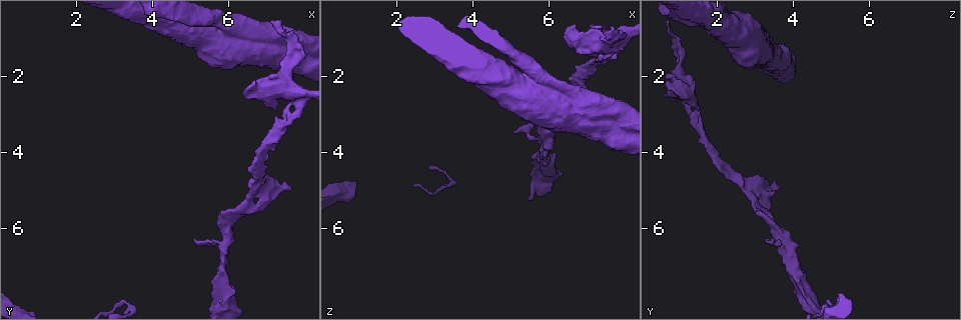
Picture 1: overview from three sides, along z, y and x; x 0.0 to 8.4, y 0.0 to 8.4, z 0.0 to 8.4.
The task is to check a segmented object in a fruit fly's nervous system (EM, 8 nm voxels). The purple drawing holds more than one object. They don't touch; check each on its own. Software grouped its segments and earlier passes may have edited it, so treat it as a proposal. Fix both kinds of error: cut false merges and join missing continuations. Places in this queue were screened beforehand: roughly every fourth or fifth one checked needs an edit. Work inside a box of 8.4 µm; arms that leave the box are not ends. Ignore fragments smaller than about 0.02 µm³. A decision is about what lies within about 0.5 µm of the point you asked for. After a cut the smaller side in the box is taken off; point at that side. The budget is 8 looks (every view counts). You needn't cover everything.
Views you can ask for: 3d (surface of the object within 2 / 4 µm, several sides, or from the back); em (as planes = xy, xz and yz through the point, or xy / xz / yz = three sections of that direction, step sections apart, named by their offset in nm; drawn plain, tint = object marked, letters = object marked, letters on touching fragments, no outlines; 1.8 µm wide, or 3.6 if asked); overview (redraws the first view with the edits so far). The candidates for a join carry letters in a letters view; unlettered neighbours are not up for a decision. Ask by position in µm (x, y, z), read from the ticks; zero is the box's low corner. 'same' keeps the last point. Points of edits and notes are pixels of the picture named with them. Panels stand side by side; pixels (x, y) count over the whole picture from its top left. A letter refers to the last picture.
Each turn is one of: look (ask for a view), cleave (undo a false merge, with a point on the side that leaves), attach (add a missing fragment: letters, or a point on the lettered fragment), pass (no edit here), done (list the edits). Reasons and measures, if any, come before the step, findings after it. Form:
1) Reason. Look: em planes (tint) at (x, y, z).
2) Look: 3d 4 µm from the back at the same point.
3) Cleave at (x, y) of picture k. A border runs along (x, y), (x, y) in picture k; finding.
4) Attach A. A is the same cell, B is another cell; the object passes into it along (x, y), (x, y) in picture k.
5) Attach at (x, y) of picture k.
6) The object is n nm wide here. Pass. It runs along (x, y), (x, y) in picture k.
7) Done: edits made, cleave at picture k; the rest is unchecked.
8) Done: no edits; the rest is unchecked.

Stops while still wide. Look: 3d 2 µm at (7.25, 2.90, 1.55).

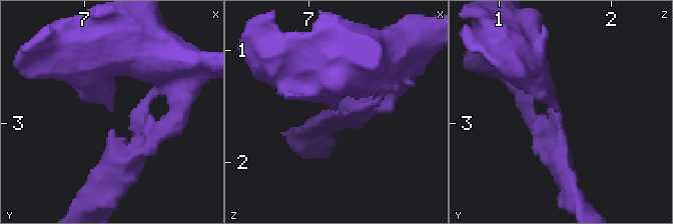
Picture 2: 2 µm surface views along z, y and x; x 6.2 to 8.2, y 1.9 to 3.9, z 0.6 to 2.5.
Look: em xy step 8 (plain) at (7.24, 2.90, 1.52).

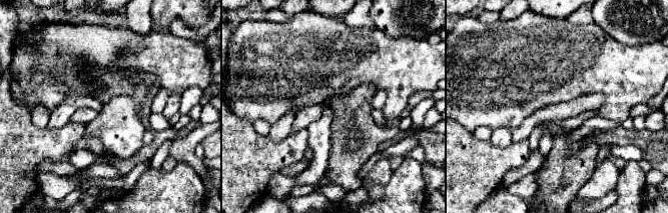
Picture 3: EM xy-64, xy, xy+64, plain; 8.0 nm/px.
What lies round it. Look: em xy step 8 (letters) at the same point.

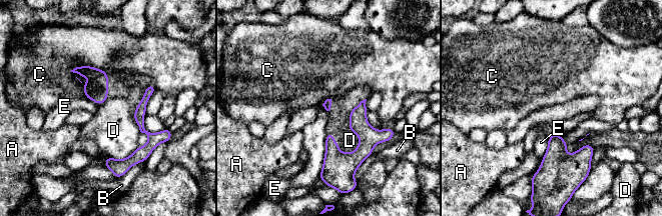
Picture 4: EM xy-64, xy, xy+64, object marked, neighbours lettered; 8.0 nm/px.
Pass. A, B, C, D and E are other cells; a border runs along (326, 133), (323, 164), (318, 177) in picture 4; none of them fits.

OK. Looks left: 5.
Thin end. Look: em yz step 16 (tint) at (7.15, 0.55, 0.65).

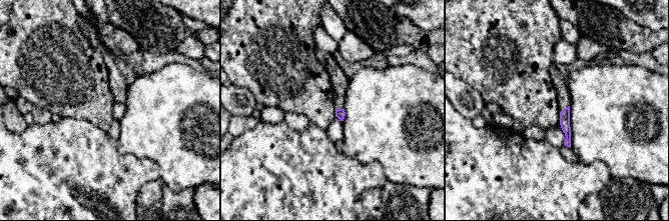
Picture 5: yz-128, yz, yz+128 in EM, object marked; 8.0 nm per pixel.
Look: em yz step 16 (letters) at the same point.

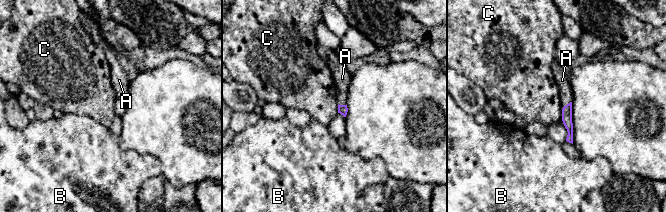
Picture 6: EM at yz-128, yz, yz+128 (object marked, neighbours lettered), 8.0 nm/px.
The object is 80 nm wide here. Attach A. A is the same cell, B and C are other cells; the object passes into it along (566, 118), (567, 104), (562, 80) in picture 6; the cell continues.

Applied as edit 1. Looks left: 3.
Look: em yz step 4 (tint) at (6.75, 5.45, 3.40).

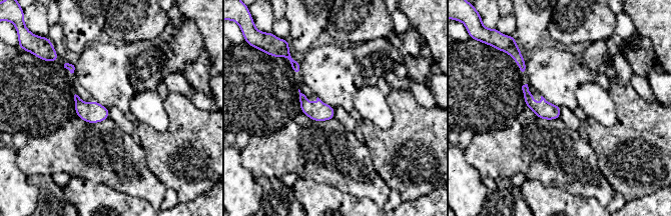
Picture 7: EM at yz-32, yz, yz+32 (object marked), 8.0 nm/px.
Cut it another way. Look: em planes (letters) at the same point.

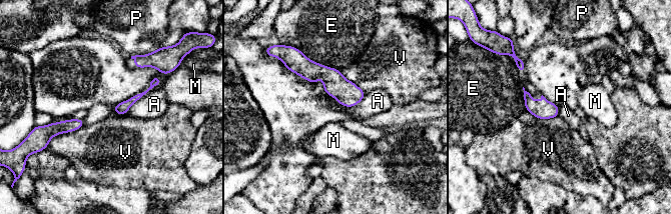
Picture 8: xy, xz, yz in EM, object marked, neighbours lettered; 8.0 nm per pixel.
The longest contact is with E, 400 nm. Pass. A, E, M, P and V are other cells; a border runs along (154, 87), (124, 114), (114, 113) in picture 8; continuous, no second cell.

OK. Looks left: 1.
Done: edits made, attach at picture 6; the rest is unchecked.

